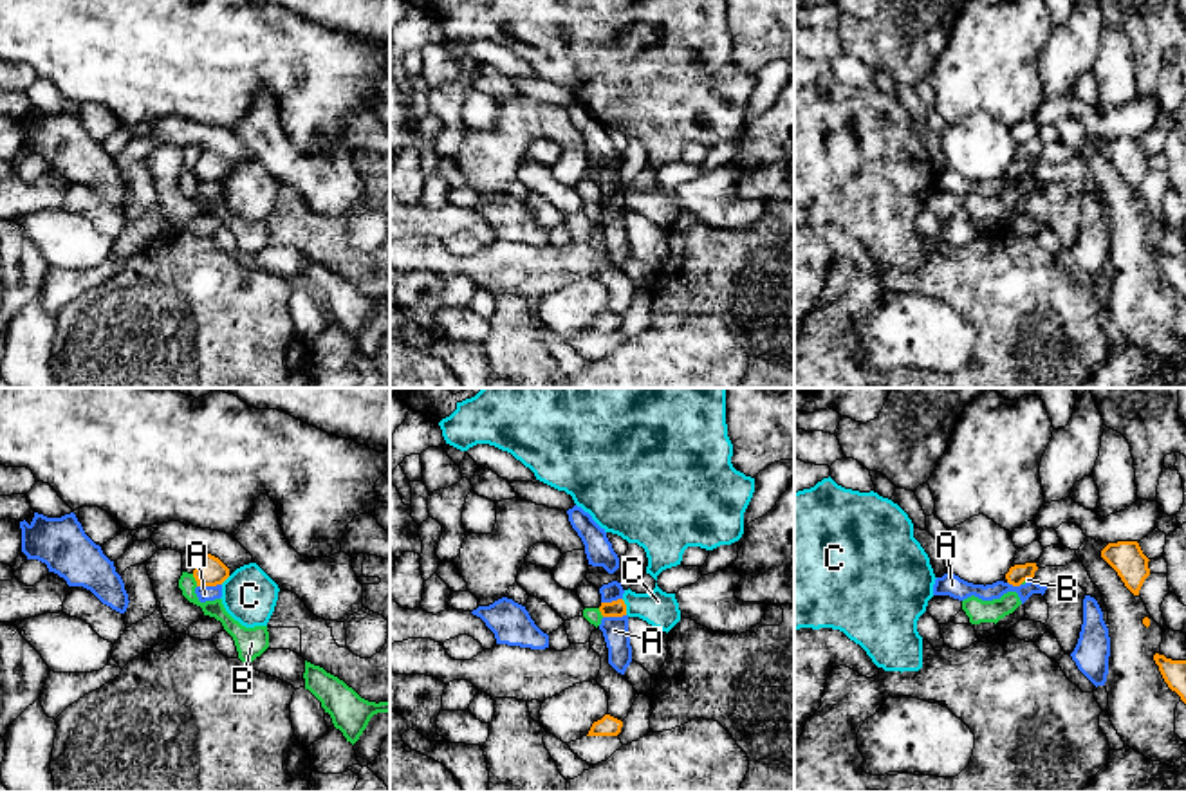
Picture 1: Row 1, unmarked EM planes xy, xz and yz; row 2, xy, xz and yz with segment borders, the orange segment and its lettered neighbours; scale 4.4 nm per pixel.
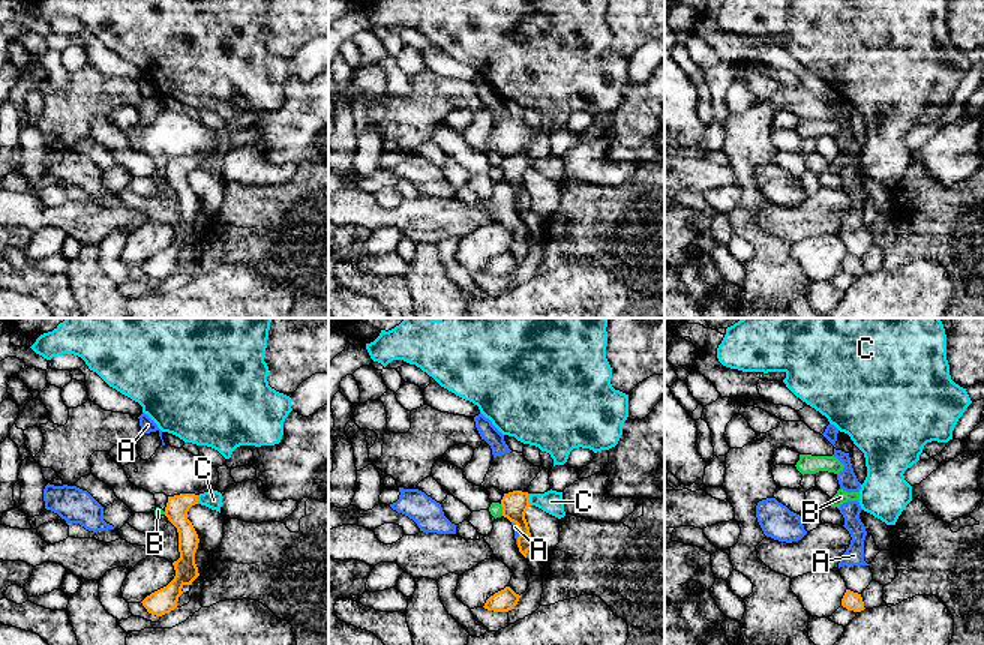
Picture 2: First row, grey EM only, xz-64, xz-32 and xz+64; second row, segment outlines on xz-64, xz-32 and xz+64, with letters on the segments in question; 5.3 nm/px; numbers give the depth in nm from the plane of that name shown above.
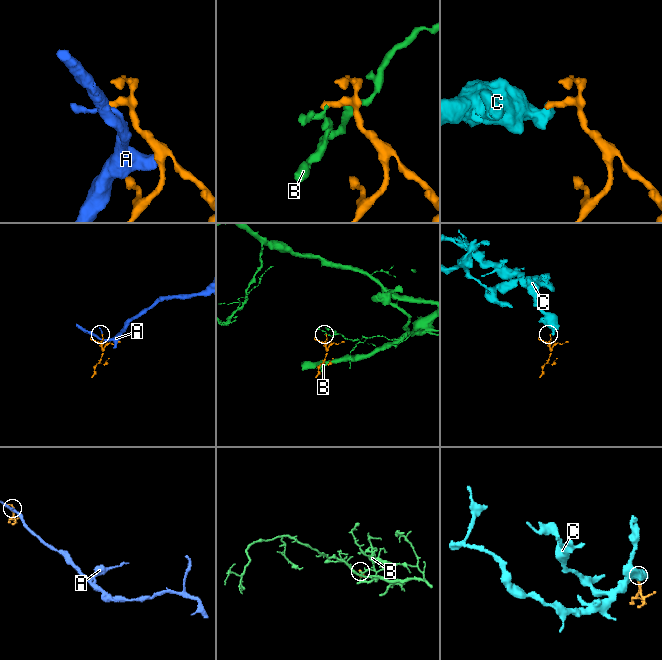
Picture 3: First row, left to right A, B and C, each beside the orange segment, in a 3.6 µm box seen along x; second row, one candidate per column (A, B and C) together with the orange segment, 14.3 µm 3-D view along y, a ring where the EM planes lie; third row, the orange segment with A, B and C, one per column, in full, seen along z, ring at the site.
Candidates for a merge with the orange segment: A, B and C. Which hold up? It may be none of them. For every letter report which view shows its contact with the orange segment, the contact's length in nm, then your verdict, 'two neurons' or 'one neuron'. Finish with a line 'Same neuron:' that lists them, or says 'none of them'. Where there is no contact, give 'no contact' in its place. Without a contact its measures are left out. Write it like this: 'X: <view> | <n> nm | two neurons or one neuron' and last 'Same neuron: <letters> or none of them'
A: xy | 110 nm | two neurons
B: xy | 60 nm | two neurons
C: xz | 80 nm | two neurons
Same neuron: none of them

